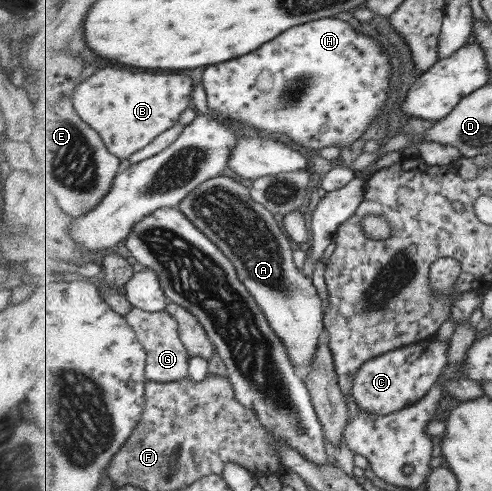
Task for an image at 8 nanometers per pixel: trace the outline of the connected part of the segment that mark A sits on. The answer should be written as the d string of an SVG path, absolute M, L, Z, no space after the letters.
M219 176L205 183L201 183L187 199L179 206L180 210L191 220L193 224L218 244L219 249L234 263L238 271L239 279L255 297L259 307L266 313L271 327L283 338L301 376L310 372L312 359L318 350L319 339L325 329L325 304L321 298L318 287L313 285L311 278L305 276L293 263L293 251L291 243L281 231L280 221L277 221L275 213L269 211L261 203L257 203L251 197L251 188L245 187L243 183L231 179L231 177Z

